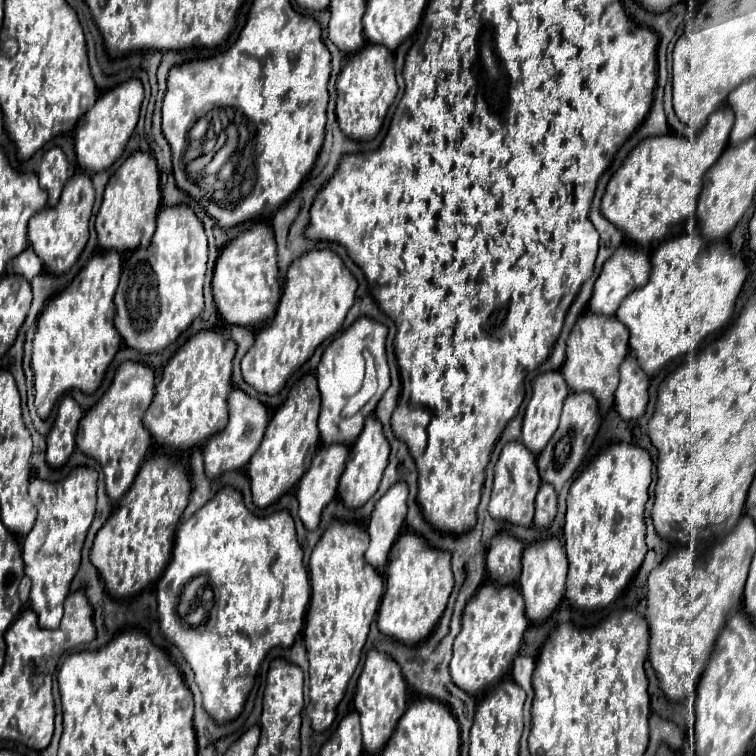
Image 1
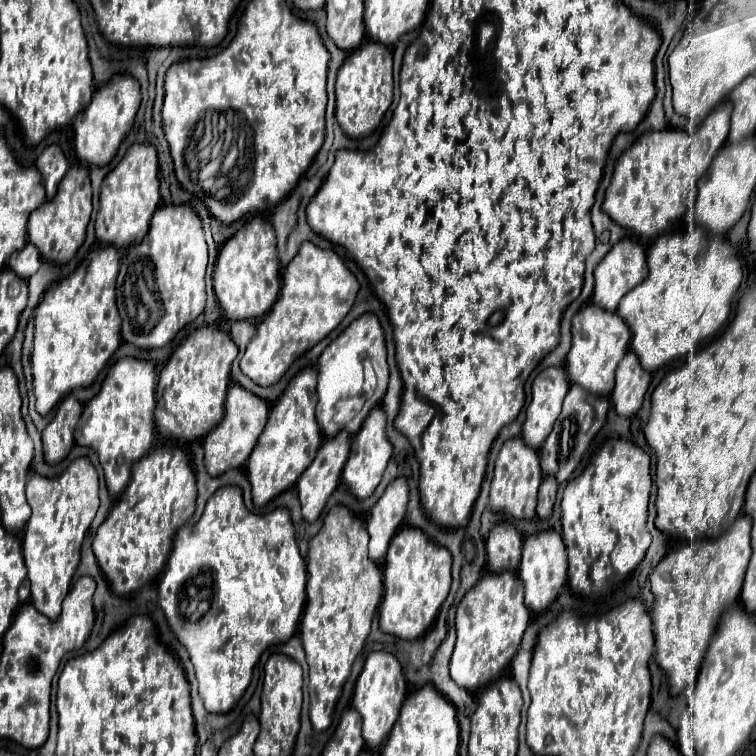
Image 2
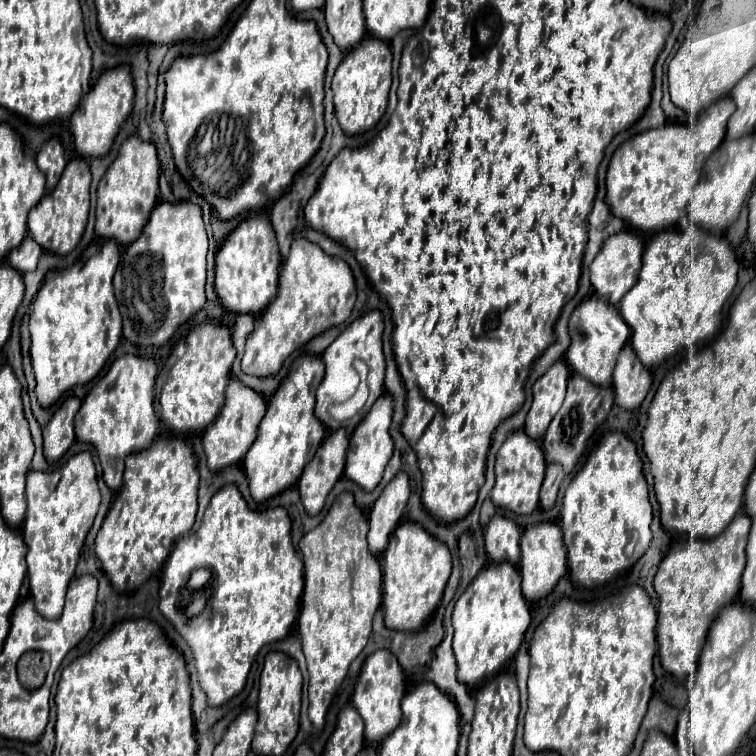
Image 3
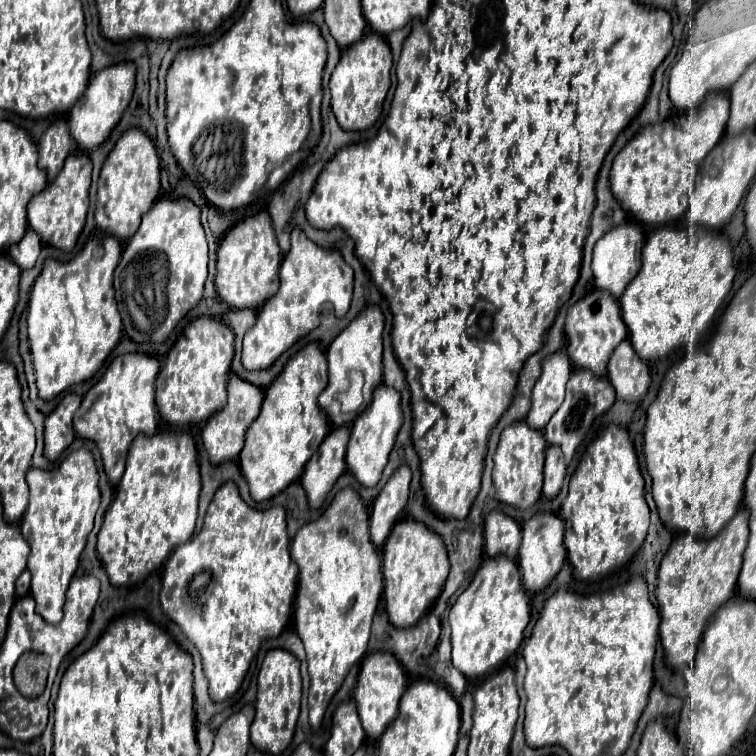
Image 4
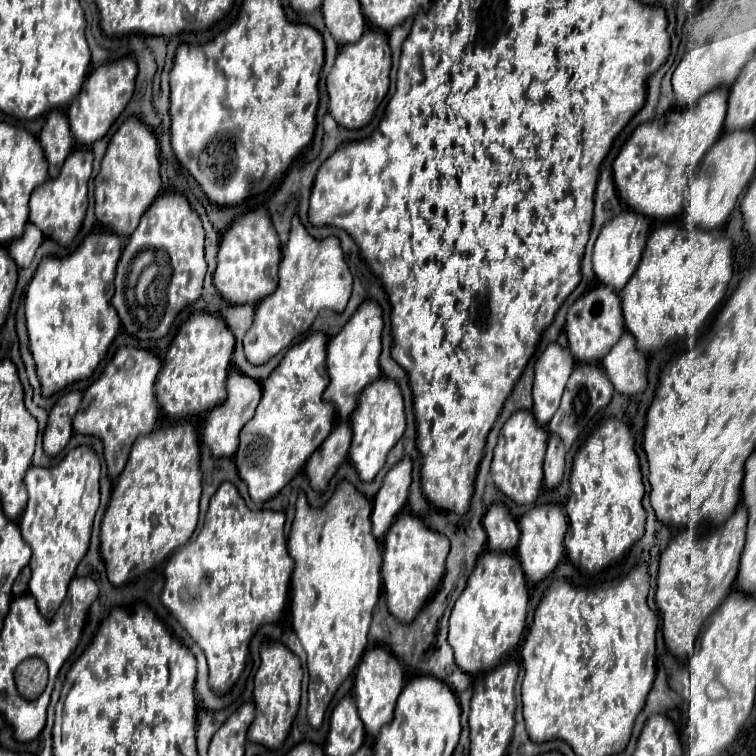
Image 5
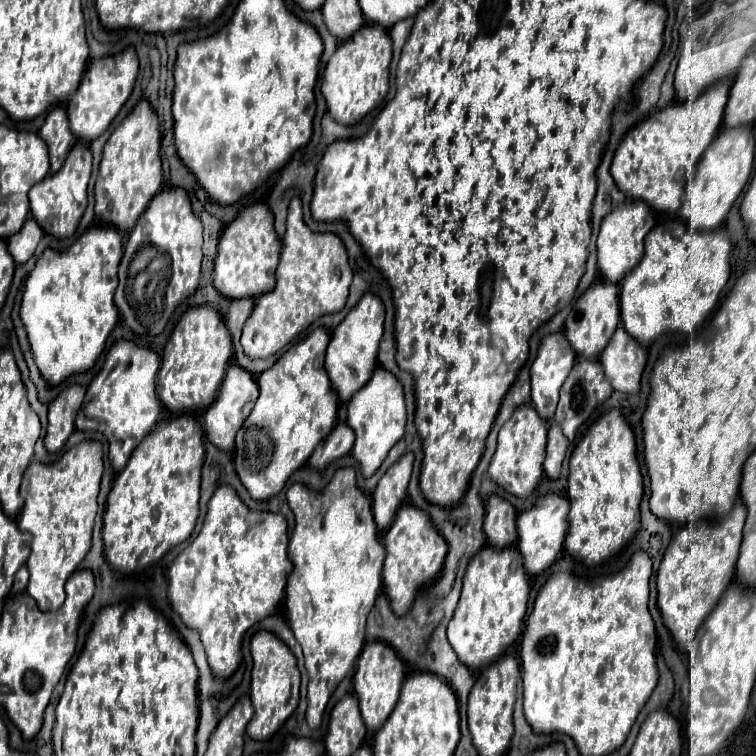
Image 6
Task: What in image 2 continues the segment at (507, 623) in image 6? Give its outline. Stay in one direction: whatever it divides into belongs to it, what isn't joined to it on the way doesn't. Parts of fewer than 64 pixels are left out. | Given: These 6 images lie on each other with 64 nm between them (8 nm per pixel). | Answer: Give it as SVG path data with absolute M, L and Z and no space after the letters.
M486 572L462 598L456 612L458 638L450 658L450 676L454 682L468 692L476 692L498 678L518 652L528 622L530 612L524 604L524 586L520 584L520 578L512 572Z

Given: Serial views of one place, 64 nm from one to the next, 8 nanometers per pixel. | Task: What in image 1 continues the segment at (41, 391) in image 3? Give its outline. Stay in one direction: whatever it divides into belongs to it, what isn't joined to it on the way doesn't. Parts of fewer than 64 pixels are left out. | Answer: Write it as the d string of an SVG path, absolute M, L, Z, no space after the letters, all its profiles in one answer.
M110 250L92 256L78 272L76 280L42 310L32 352L36 410L42 420L50 416L54 404L70 390L94 394L100 388L110 362L120 350L122 340L112 324L112 298L118 288L120 270L122 258L118 252Z

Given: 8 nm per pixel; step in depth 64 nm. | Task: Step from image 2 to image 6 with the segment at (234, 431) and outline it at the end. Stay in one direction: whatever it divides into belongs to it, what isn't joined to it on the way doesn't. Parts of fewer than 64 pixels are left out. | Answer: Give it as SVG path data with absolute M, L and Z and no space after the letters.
M232 364L224 376L224 384L220 386L220 396L216 398L216 404L206 410L204 414L204 430L206 438L222 452L228 452L234 448L234 436L246 422L254 402L258 400L258 384L250 372L240 368L238 364Z

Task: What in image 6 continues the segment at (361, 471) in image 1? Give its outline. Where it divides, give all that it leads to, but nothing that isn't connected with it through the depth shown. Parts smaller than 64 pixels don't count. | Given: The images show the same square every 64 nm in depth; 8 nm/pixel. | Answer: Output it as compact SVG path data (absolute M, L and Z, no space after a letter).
M380 368L380 372L376 372L376 376L368 382L368 388L360 388L360 392L352 396L352 404L348 404L348 426L356 434L352 456L360 464L362 474L370 478L384 462L390 448L404 436L406 428L404 392L400 380L392 372Z

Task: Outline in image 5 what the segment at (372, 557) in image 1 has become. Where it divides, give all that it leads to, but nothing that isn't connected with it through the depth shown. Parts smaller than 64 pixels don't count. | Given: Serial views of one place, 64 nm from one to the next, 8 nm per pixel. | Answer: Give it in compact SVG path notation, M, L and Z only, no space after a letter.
M402 458L384 478L382 488L374 496L374 510L372 510L372 534L382 540L400 514L408 500L408 488L412 480L412 462L410 458Z

